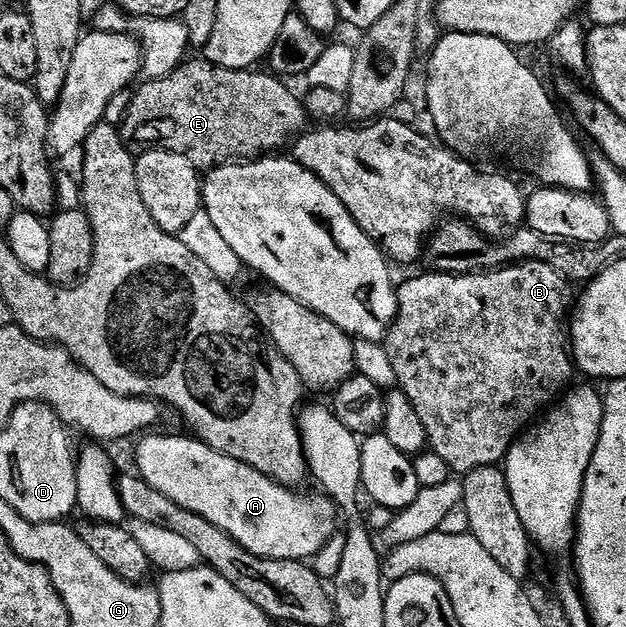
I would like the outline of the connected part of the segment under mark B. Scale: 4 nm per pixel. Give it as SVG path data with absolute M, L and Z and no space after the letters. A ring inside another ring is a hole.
M523 260L520 264L501 266L486 272L450 272L429 271L429 276L416 276L402 283L396 290L396 320L382 341L390 363L394 366L399 391L410 398L410 406L418 413L422 426L426 426L428 448L447 462L456 474L467 474L479 468L494 468L508 455L509 448L517 438L573 383L574 361L570 355L570 332L566 321L574 304L573 285L564 279L564 275L554 266L537 260Z

